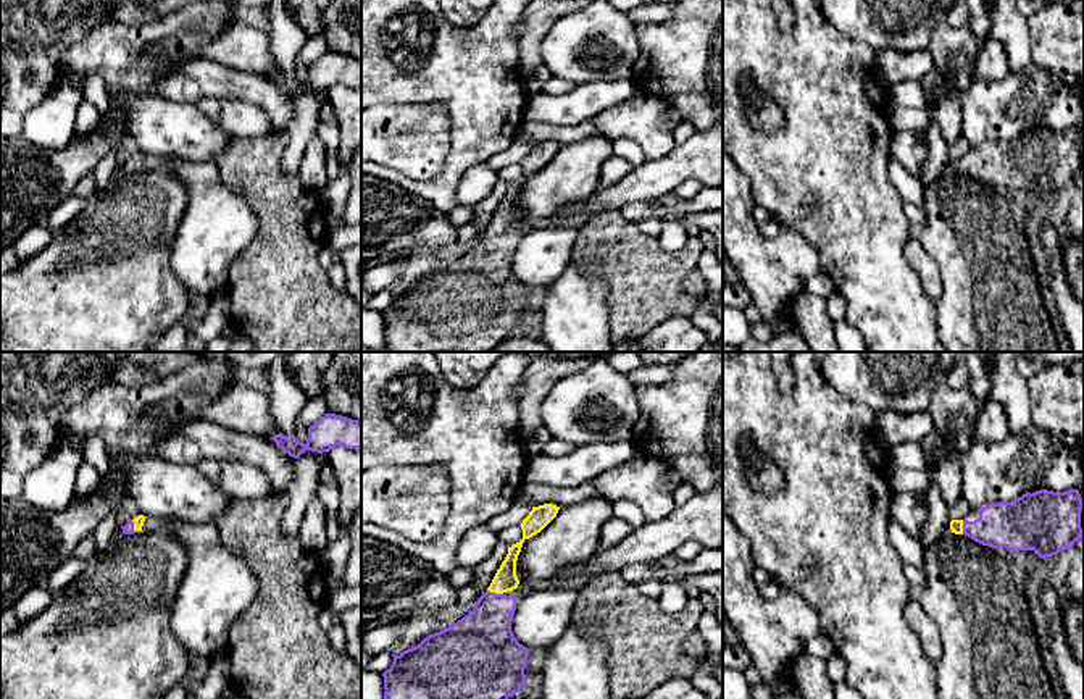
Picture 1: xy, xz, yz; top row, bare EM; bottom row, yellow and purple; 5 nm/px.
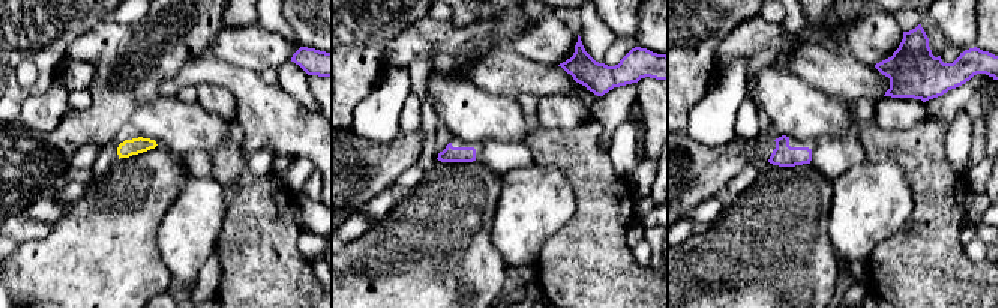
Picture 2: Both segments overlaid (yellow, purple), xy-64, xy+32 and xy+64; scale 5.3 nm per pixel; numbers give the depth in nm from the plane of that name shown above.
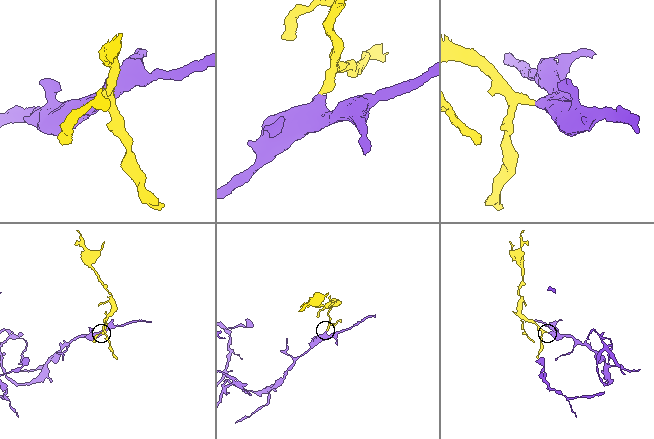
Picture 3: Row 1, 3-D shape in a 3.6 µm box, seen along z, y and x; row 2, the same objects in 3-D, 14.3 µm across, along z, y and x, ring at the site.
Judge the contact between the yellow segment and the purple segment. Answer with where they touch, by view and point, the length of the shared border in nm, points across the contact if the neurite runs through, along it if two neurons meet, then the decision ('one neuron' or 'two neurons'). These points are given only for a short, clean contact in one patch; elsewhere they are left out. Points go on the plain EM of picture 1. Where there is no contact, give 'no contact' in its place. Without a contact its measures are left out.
contact xz (496, 231); length 80 nm; way xz (505, 218), (496, 231), (494, 251), (483, 280); one neuron

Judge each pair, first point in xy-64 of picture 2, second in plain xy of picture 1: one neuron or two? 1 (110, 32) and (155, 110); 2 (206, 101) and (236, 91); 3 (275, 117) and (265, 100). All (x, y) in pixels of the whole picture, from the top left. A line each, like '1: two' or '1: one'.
1: two
2: two
3: one

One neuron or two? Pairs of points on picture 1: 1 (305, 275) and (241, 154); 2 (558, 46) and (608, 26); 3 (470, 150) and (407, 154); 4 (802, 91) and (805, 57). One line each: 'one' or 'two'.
1: one
2: one
3: two
4: one

